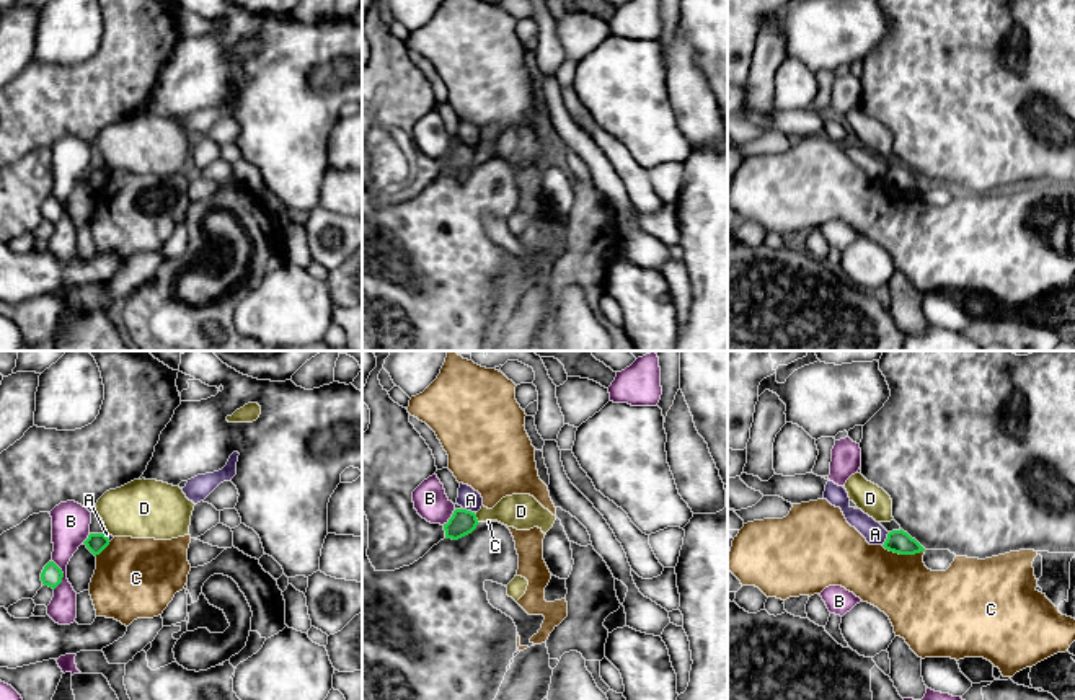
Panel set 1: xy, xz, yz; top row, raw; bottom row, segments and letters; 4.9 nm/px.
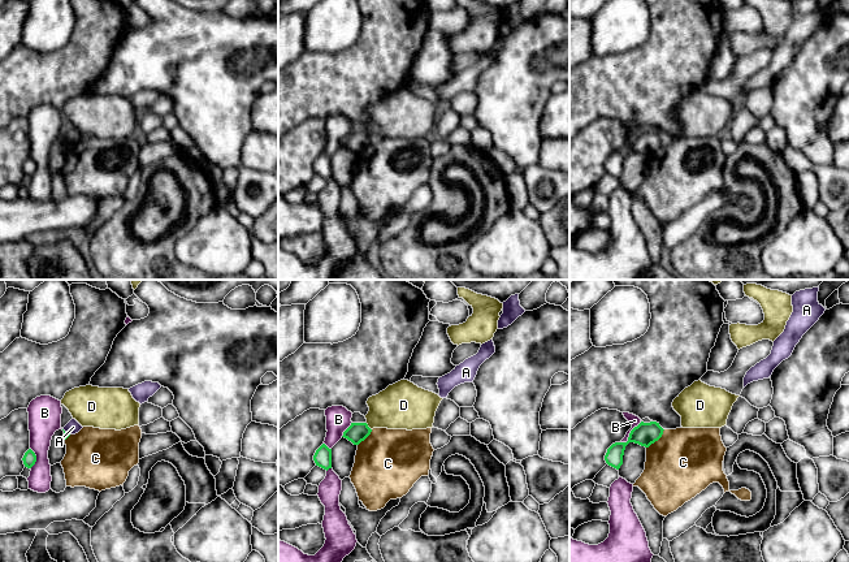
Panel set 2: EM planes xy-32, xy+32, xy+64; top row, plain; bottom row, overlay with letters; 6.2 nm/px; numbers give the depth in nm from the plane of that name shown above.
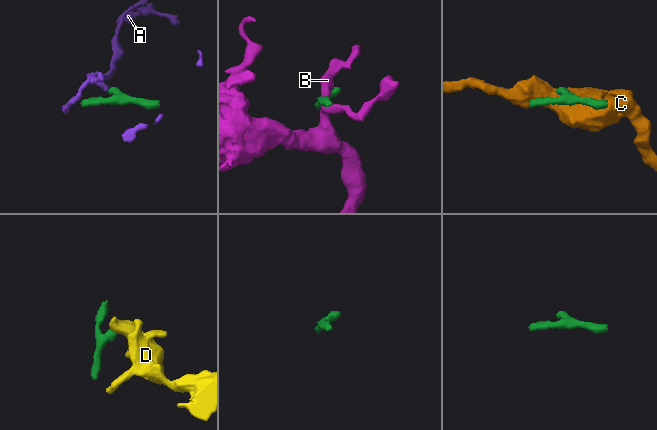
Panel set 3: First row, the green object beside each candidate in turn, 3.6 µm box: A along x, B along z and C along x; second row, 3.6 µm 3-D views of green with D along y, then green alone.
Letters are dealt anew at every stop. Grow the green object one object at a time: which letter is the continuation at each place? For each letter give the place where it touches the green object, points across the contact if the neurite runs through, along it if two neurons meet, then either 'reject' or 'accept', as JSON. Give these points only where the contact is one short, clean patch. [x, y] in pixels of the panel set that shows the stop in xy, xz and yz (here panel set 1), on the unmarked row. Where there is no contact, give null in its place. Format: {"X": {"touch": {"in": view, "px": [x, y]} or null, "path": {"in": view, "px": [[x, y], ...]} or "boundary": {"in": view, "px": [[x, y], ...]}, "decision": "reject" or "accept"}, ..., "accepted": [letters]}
{"A": {"touch": {"in": "yz", "px": [886, 173]}, "boundary": {"in": "yz", "px": [[889, 167], [883, 180]]}, "decision": "reject"}, "B": {"touch": {"in": "xy", "px": [62, 209]}, "decision": "reject"}, "C": {"touch": {"in": "yz", "px": [902, 188]}, "decision": "reject"}, "D": {"touch": {"in": "xz", "px": [475, 152]}, "boundary": {"in": "xz", "px": [[473, 147], [478, 157]]}, "decision": "reject"}, "accepted": []}

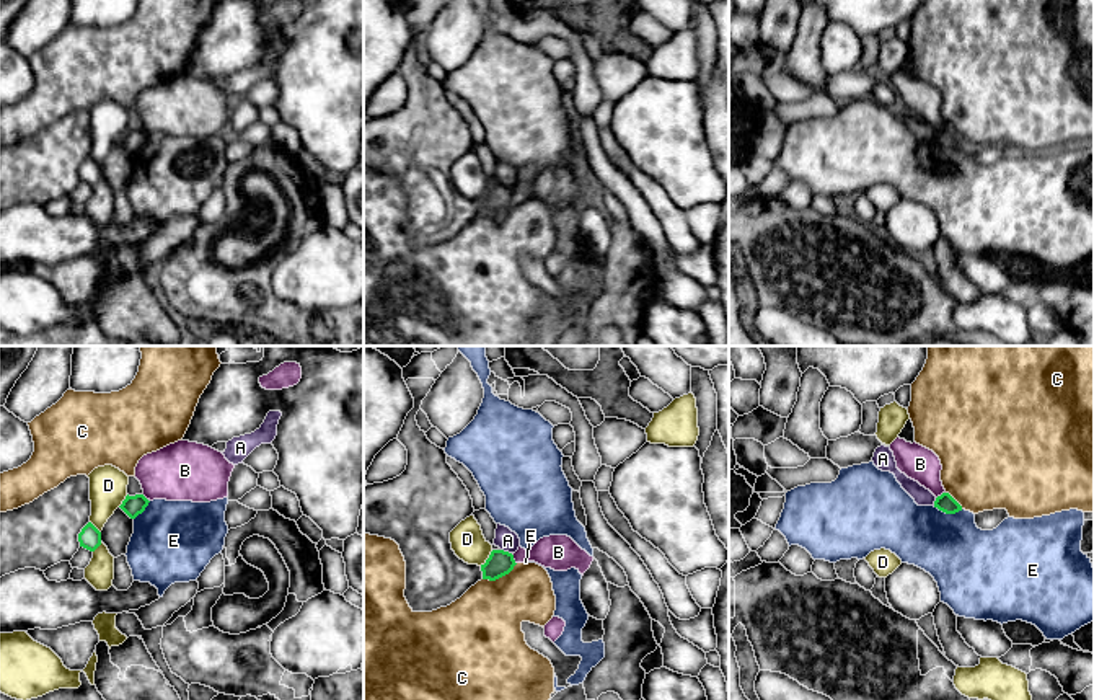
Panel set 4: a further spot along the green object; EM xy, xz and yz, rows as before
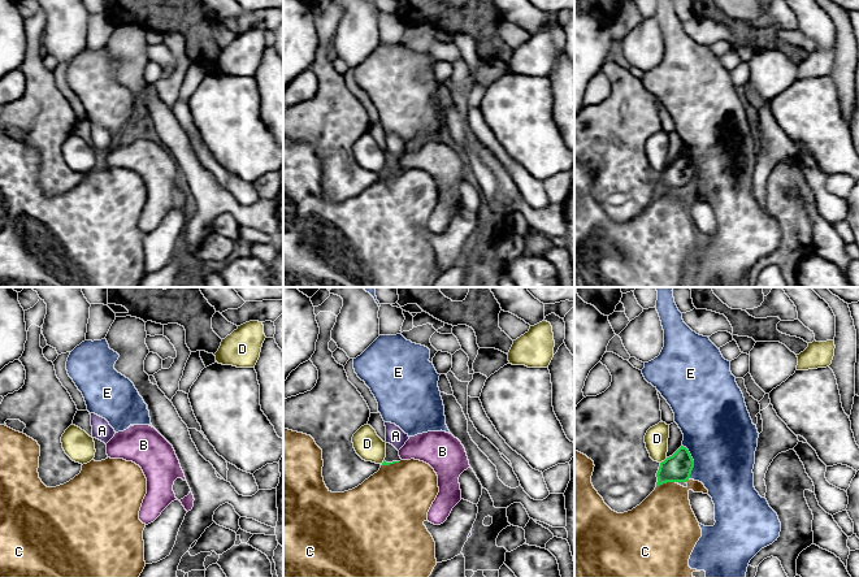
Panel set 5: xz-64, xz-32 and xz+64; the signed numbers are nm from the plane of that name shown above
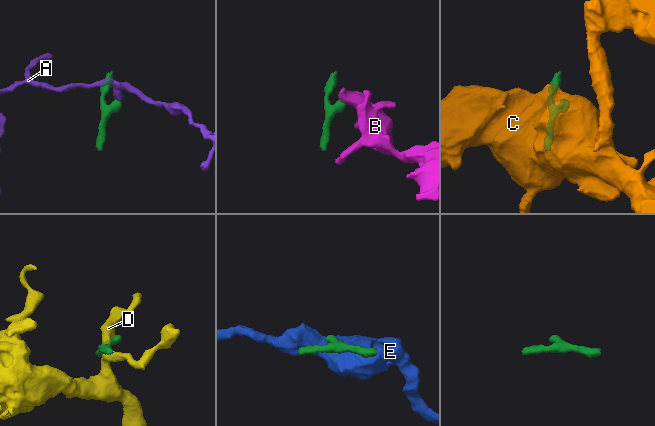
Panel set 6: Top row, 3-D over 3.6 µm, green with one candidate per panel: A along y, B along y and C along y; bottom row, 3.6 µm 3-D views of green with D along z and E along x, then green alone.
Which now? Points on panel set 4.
{"A": {"touch": {"in": "xz", "px": [506, 186]}, "boundary": {"in": "xz", "px": [[501, 183], [511, 188]]}, "decision": "reject"}, "B": {"touch": {"in": "xz", "px": [512, 193]}, "boundary": {"in": "xz", "px": [[511, 188], [516, 198]]}, "decision": "reject"}, "C": {"touch": {"in": "xz", "px": [499, 211]}, "decision": "reject"}, "D": {"touch": {"in": "xz", "px": [488, 193]}, "decision": "reject"}, "E": {"touch": {"in": "yz", "px": [948, 147]}, "decision": "reject"}, "accepted": []}

